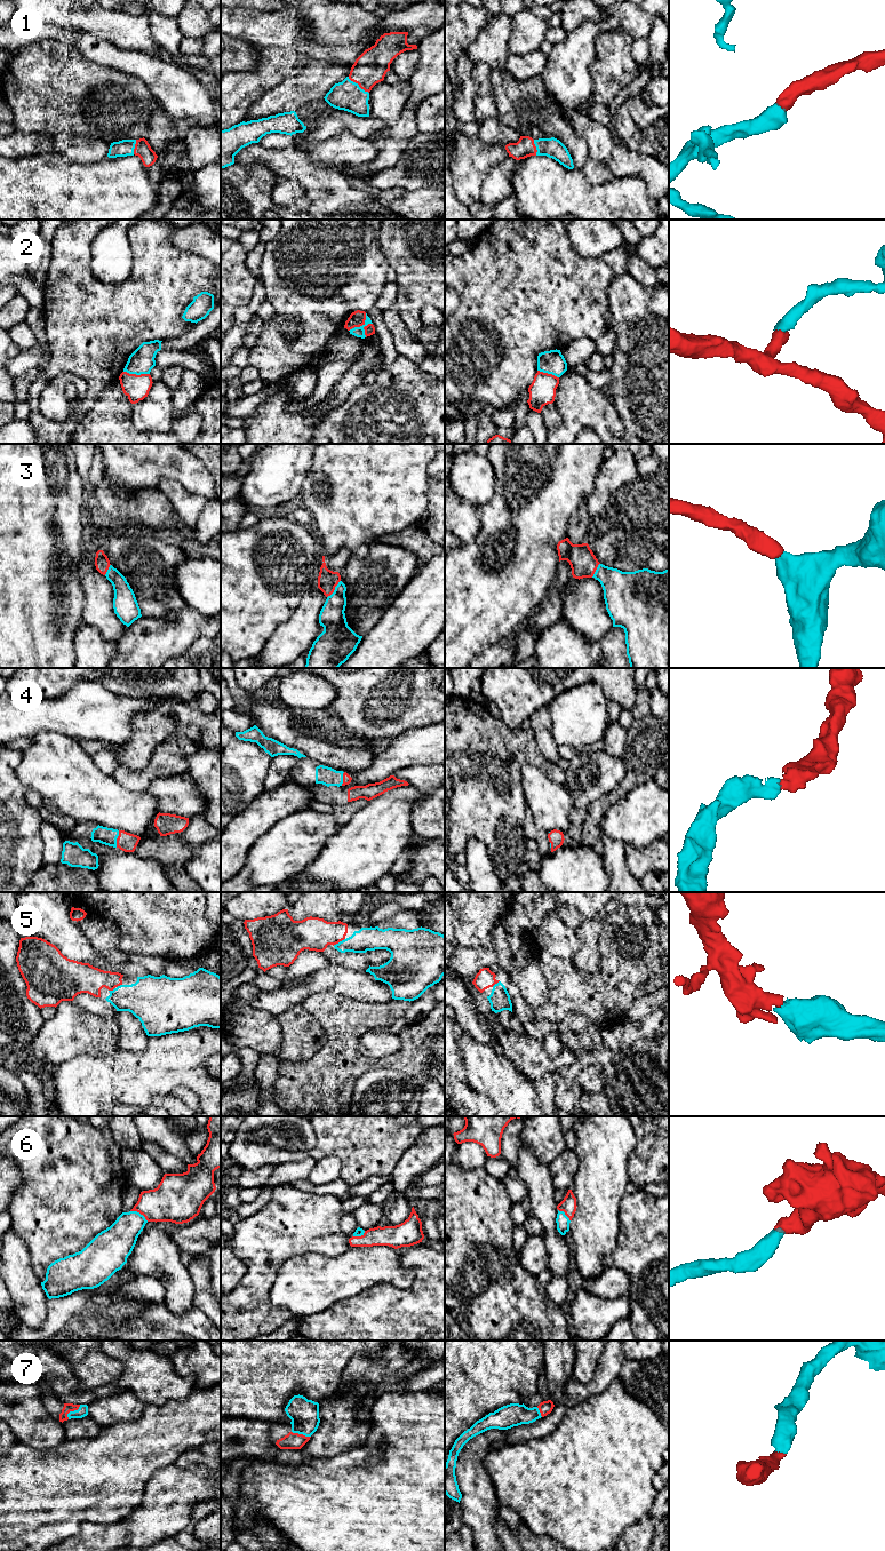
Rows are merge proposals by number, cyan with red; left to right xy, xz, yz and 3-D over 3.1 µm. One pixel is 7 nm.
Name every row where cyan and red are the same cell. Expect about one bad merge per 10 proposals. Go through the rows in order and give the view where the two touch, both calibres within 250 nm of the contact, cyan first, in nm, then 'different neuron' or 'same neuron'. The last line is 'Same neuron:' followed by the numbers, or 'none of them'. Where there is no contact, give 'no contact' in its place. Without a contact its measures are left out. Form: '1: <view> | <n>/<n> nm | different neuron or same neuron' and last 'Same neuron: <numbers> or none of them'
1: xz | 200/220 nm | same neuron
2: xz | 80/110 nm | different neuron
3: xz | 180/140 nm | same neuron
4: xy | 120/140 nm | same neuron
5: xz | 160/240 nm | same neuron
6: xy | 240/280 nm | same neuron
7: xy | 70/60 nm | same neuron
Same neuron: 1, 3, 4, 5, 6, 7

